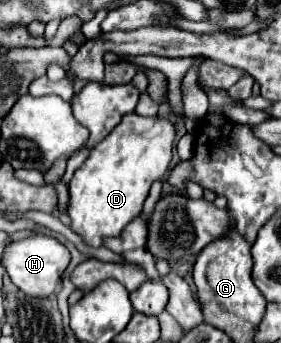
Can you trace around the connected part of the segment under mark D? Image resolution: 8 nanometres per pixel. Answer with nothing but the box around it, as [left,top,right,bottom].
[69,113,175,247]

